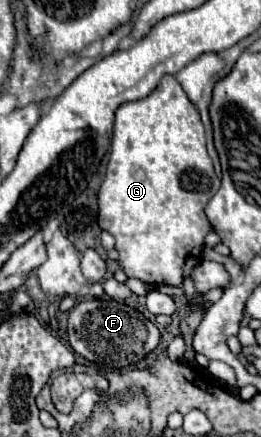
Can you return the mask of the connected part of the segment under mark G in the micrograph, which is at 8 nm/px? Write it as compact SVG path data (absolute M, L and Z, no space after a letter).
M163 75L161 83L157 85L157 89L147 95L145 99L139 101L131 101L131 103L123 103L117 113L115 113L115 129L113 129L113 139L111 139L111 157L109 157L109 165L107 165L107 175L105 181L101 183L99 189L99 227L109 231L115 237L115 249L119 251L119 267L123 267L127 277L135 277L147 285L173 285L173 287L181 287L183 279L191 275L191 271L195 269L195 265L199 263L197 259L203 253L203 243L205 243L205 235L213 231L207 215L205 215L205 205L211 201L211 197L217 193L217 189L221 187L221 179L215 175L213 171L213 163L211 157L207 155L205 149L205 129L199 117L199 111L195 109L195 105L189 101L187 93L183 91L181 83L173 77L173 75Z

